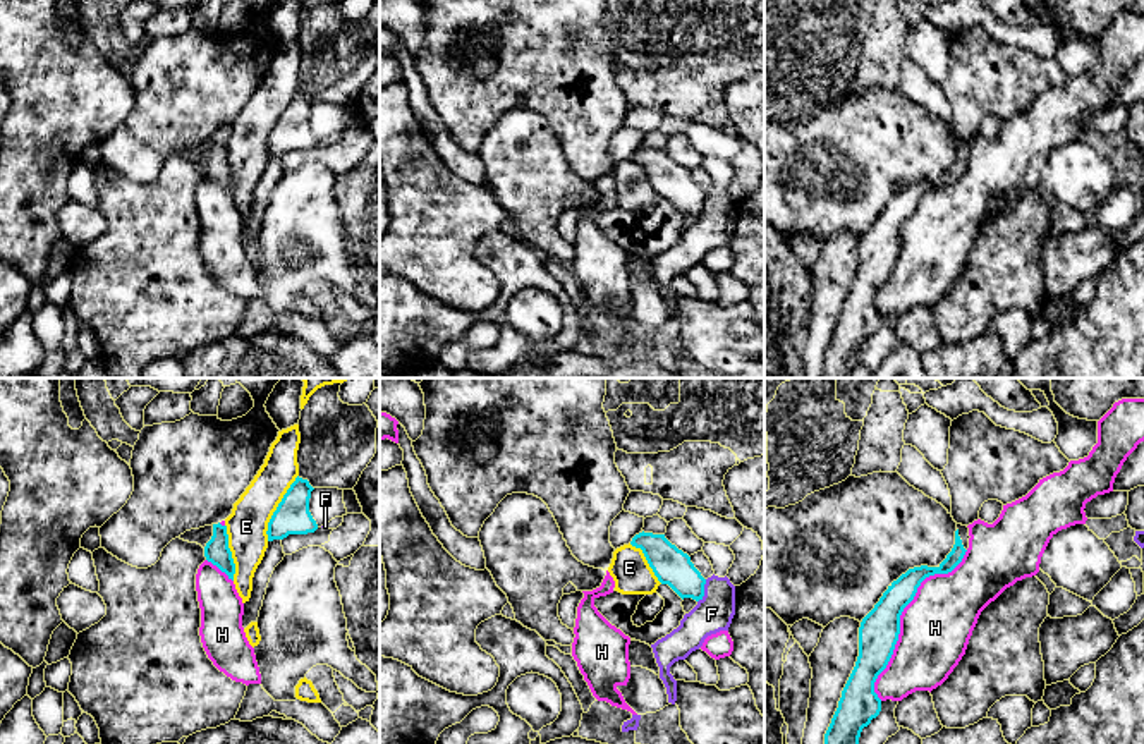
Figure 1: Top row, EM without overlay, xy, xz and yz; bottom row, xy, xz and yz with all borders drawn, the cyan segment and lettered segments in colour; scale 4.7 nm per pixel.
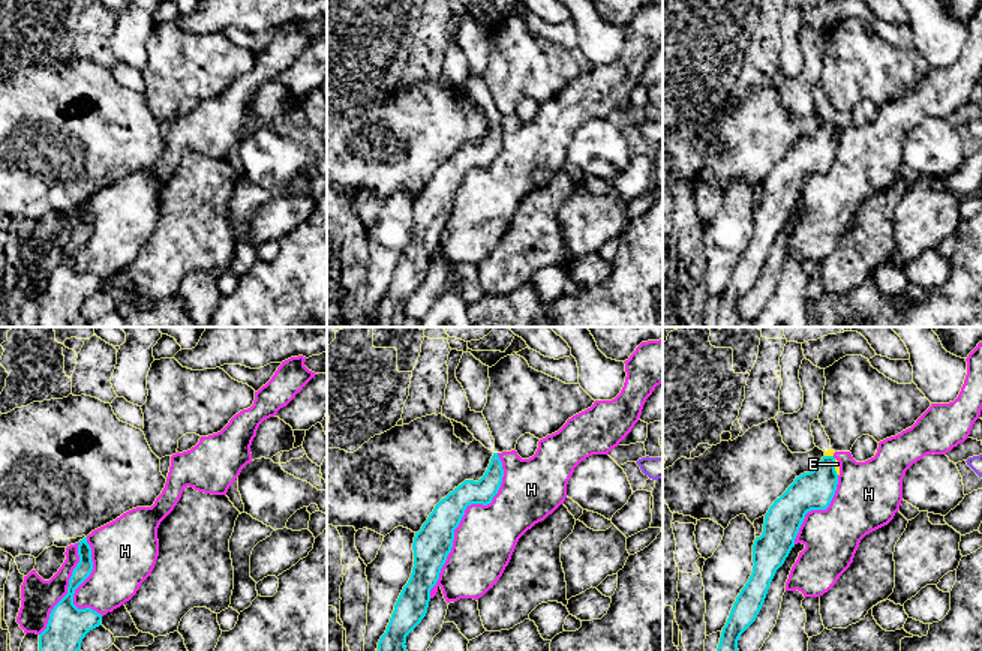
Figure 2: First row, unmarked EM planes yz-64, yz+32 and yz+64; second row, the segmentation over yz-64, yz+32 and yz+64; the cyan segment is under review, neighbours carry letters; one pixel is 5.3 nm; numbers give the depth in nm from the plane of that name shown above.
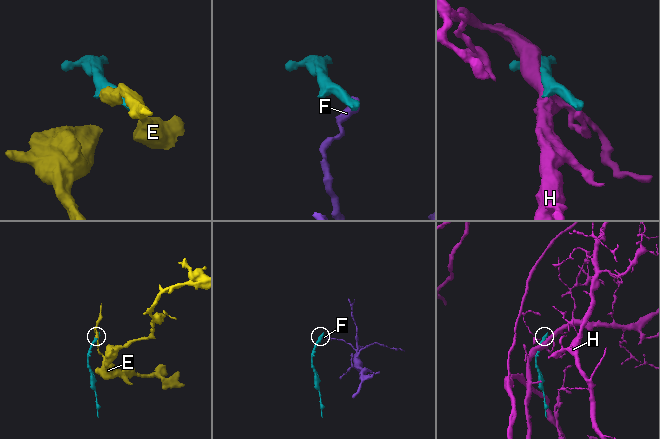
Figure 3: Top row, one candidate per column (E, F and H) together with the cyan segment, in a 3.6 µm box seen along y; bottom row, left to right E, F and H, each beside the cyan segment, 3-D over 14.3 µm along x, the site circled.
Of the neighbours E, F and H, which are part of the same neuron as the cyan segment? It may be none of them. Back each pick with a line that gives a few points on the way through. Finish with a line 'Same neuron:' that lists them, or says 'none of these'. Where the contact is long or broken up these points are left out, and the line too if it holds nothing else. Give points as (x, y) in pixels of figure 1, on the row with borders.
Same neuron: none of these

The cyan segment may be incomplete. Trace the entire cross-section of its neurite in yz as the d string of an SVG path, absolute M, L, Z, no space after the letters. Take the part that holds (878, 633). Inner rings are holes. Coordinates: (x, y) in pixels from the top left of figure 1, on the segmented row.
M957 524L955 545L938 567L914 567L893 581L859 627L859 656L842 691L838 708L825 734L825 744L859 744L864 727L881 711L874 692L878 675L886 668L900 634L900 615L914 600L921 582L934 574L952 572L969 548L969 528Z

